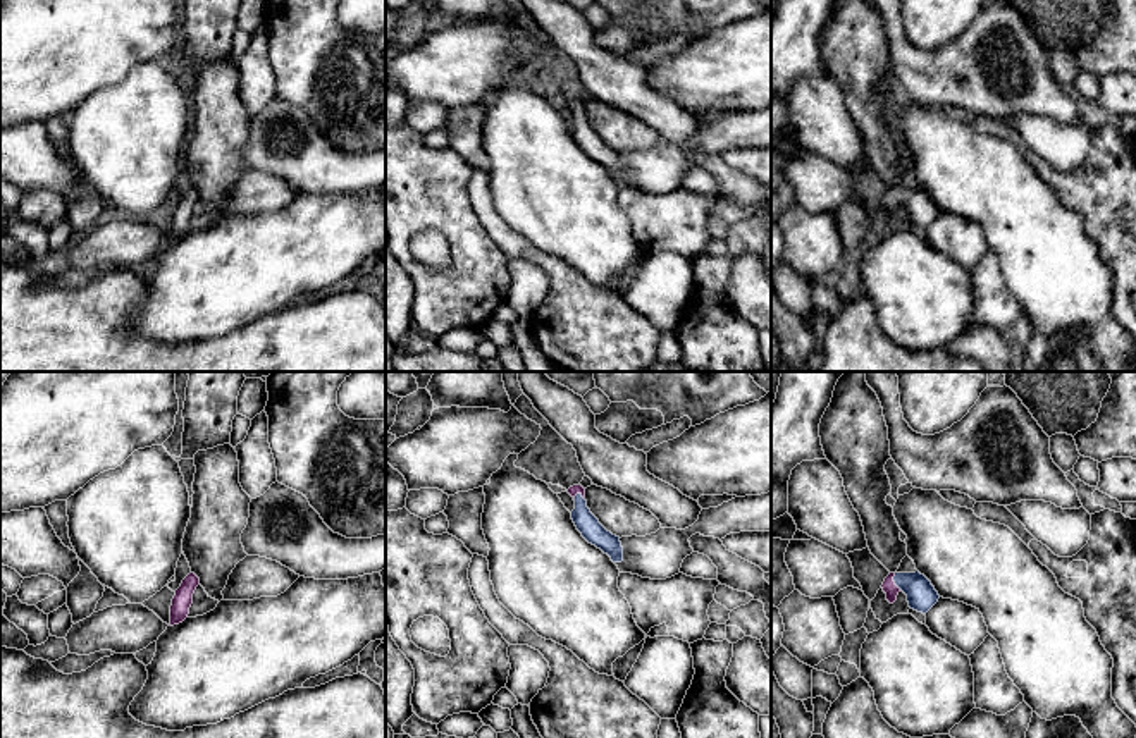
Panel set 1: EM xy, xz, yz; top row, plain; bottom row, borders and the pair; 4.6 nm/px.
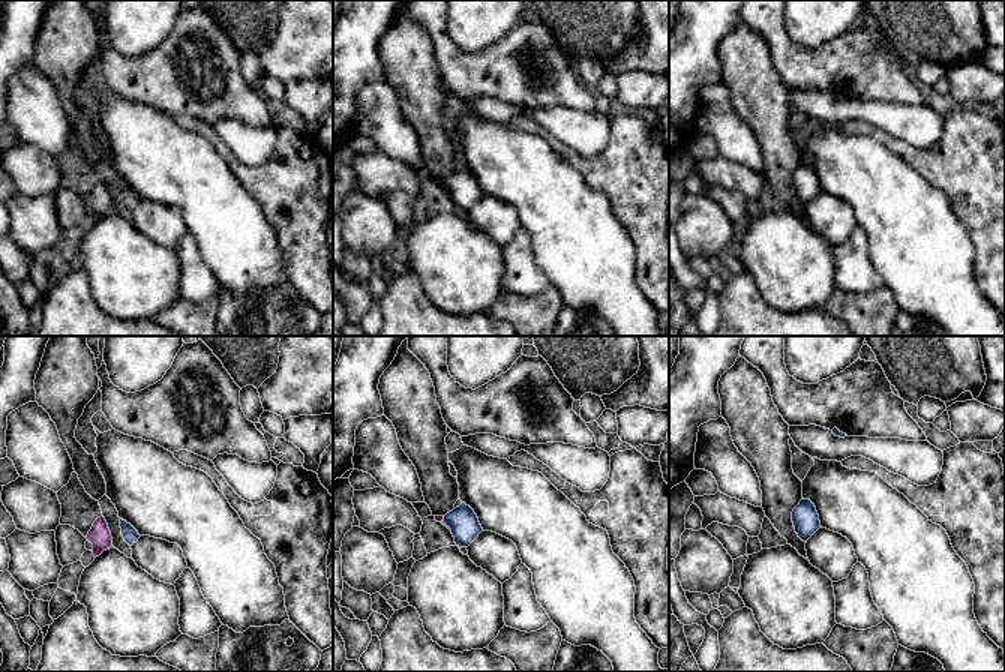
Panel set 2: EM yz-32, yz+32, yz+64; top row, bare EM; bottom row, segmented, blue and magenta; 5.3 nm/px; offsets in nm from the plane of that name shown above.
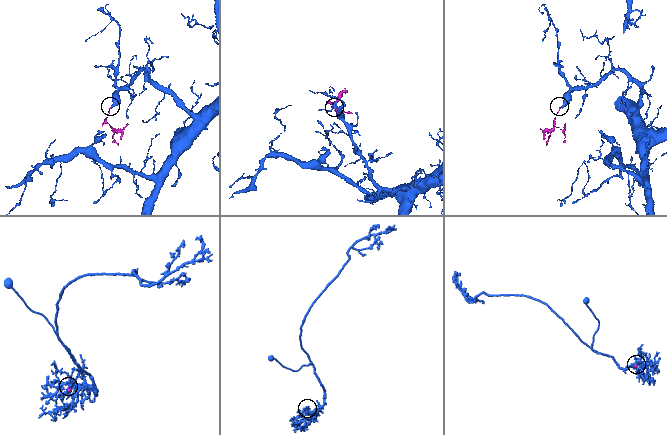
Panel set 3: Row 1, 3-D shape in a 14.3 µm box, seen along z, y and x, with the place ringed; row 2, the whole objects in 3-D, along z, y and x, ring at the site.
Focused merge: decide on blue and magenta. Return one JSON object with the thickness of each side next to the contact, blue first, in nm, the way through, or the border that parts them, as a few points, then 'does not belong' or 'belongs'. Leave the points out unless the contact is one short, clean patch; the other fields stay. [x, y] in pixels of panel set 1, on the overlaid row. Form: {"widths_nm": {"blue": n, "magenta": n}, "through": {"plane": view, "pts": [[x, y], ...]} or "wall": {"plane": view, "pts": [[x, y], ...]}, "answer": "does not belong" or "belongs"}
{"widths_nm": {"blue": 140, "magenta": 70}, "through": {"plane": "yz", "pts": [[921, 596], [907, 582], [894, 580], [890, 589]]}, "answer": "belongs"}

